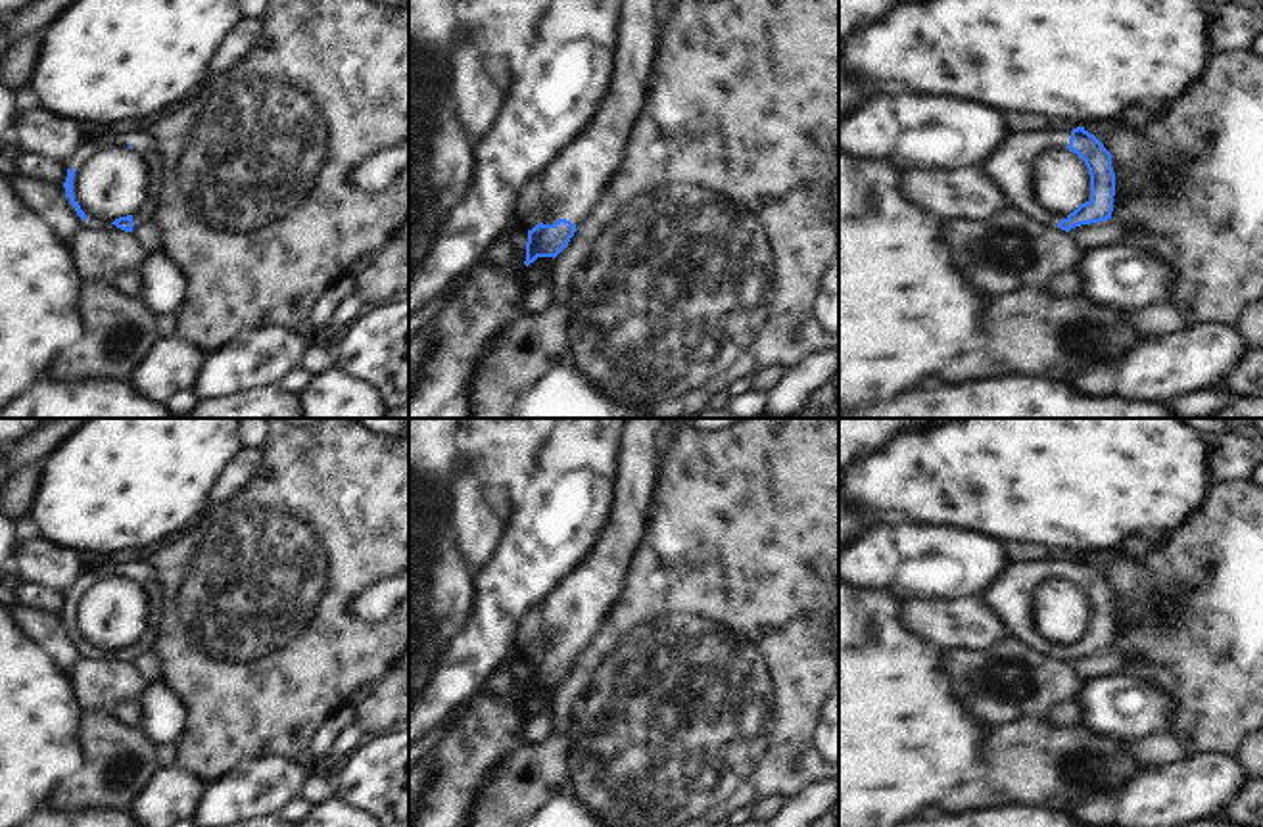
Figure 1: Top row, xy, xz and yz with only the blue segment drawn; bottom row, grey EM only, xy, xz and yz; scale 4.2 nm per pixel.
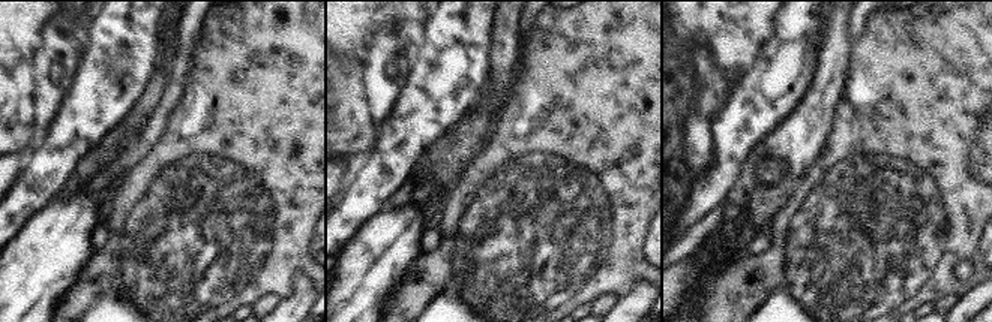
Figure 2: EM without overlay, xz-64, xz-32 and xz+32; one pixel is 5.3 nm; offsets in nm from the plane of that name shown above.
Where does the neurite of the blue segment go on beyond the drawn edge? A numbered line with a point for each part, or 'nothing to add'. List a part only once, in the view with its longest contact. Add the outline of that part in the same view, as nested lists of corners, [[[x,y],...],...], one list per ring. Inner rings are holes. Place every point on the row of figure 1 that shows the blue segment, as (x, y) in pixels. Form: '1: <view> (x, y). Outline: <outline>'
1: xz (567, 185). Outline: [[[620,0],[607,90],[578,134],[524,180],[507,230],[528,232],[539,223],[553,224],[559,219],[578,226],[608,186],[628,134],[641,117],[658,38],[651,15],[653,2]]]

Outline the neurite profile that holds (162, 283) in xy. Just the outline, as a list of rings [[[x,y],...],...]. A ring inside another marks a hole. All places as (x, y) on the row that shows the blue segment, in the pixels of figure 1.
[[[159,248],[136,267],[140,276],[140,299],[157,315],[159,311],[175,311],[186,292],[186,276],[179,265]]]

